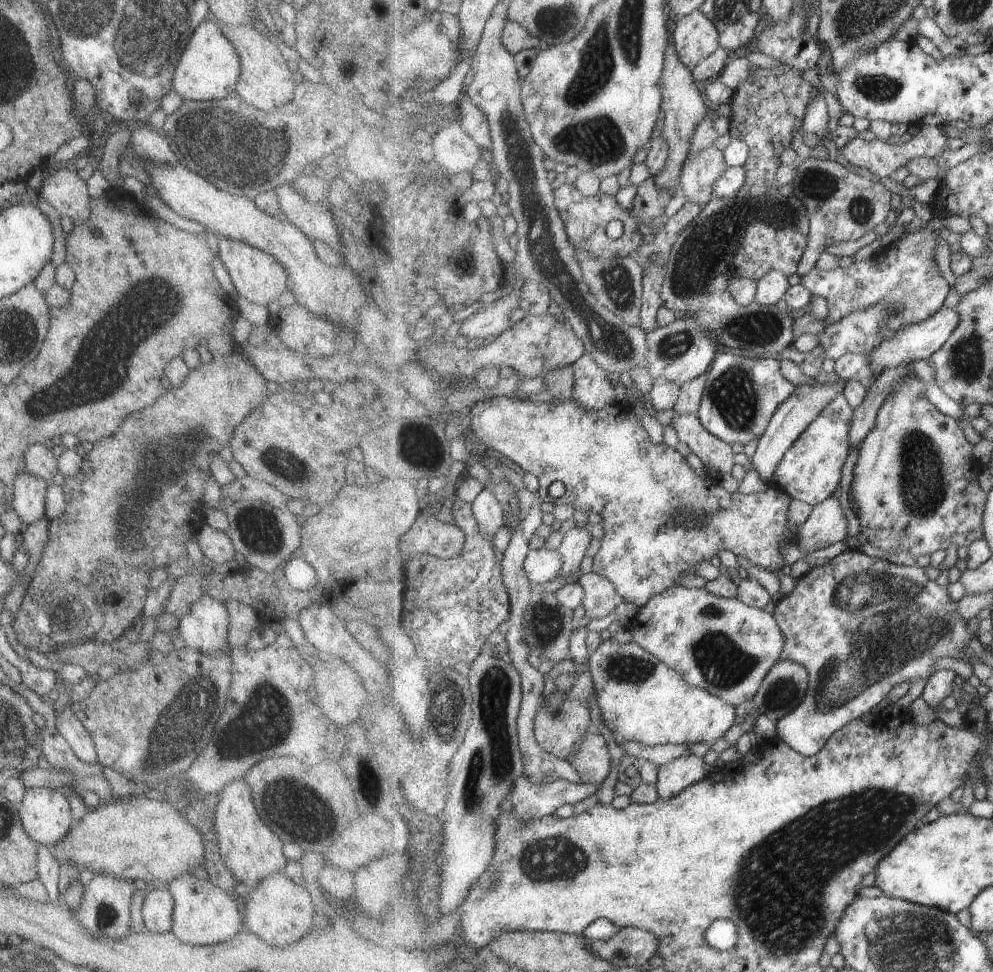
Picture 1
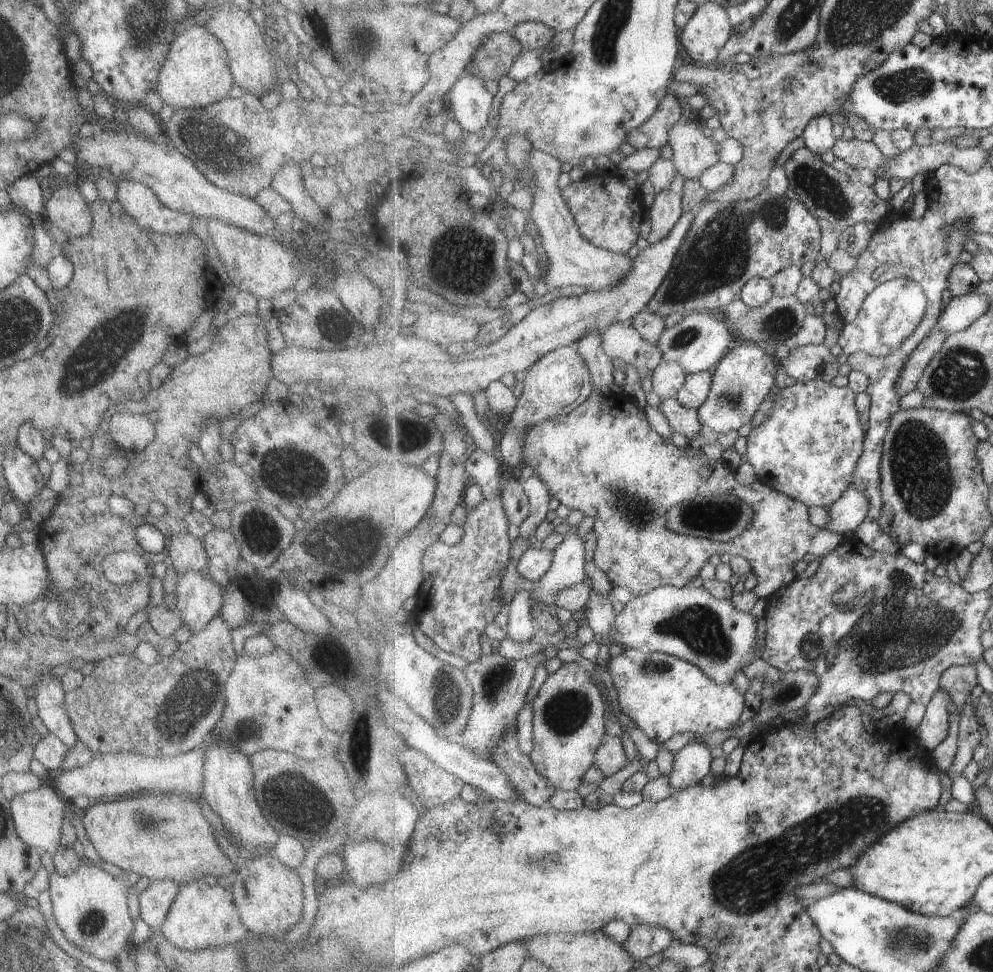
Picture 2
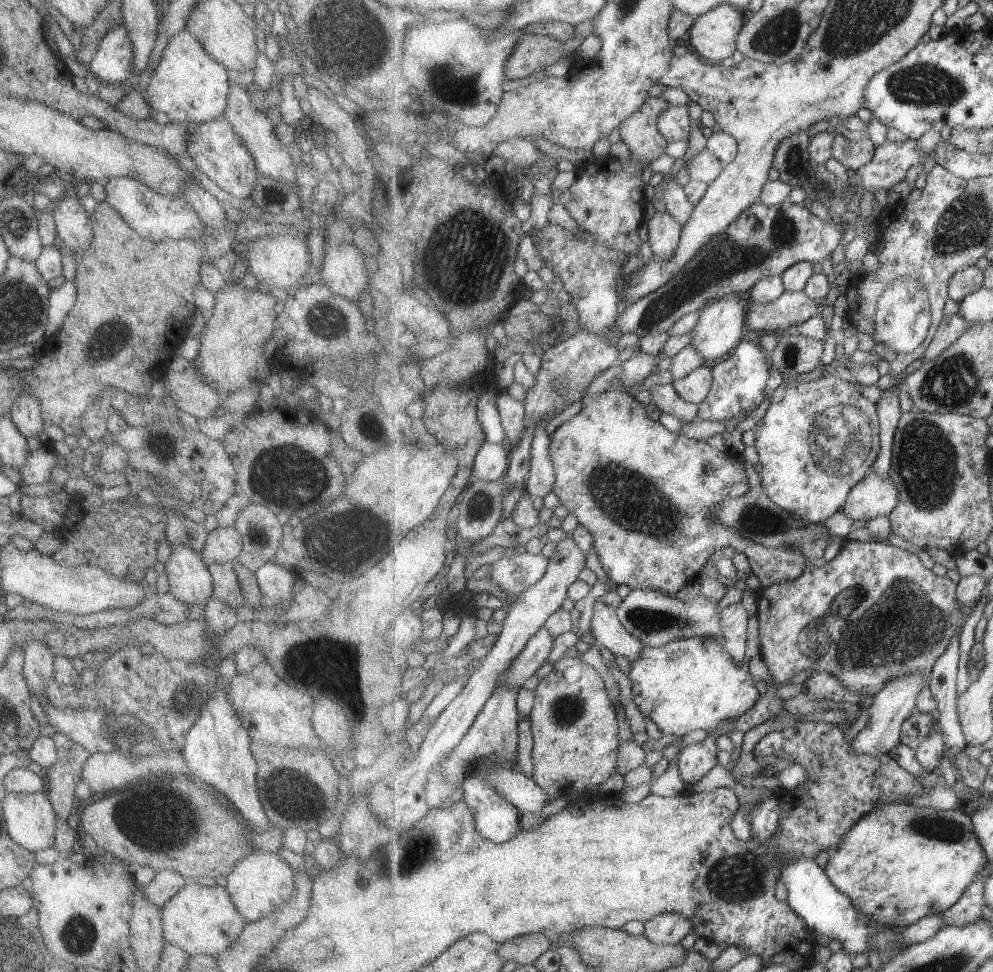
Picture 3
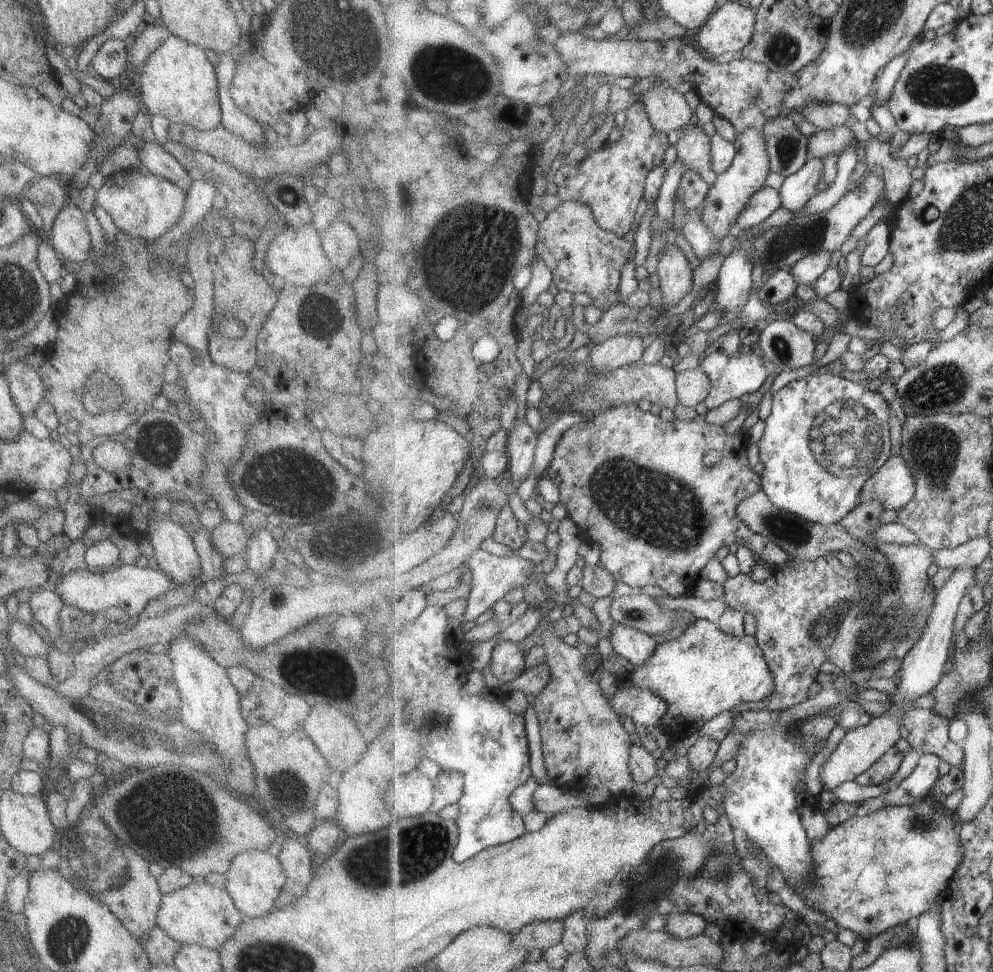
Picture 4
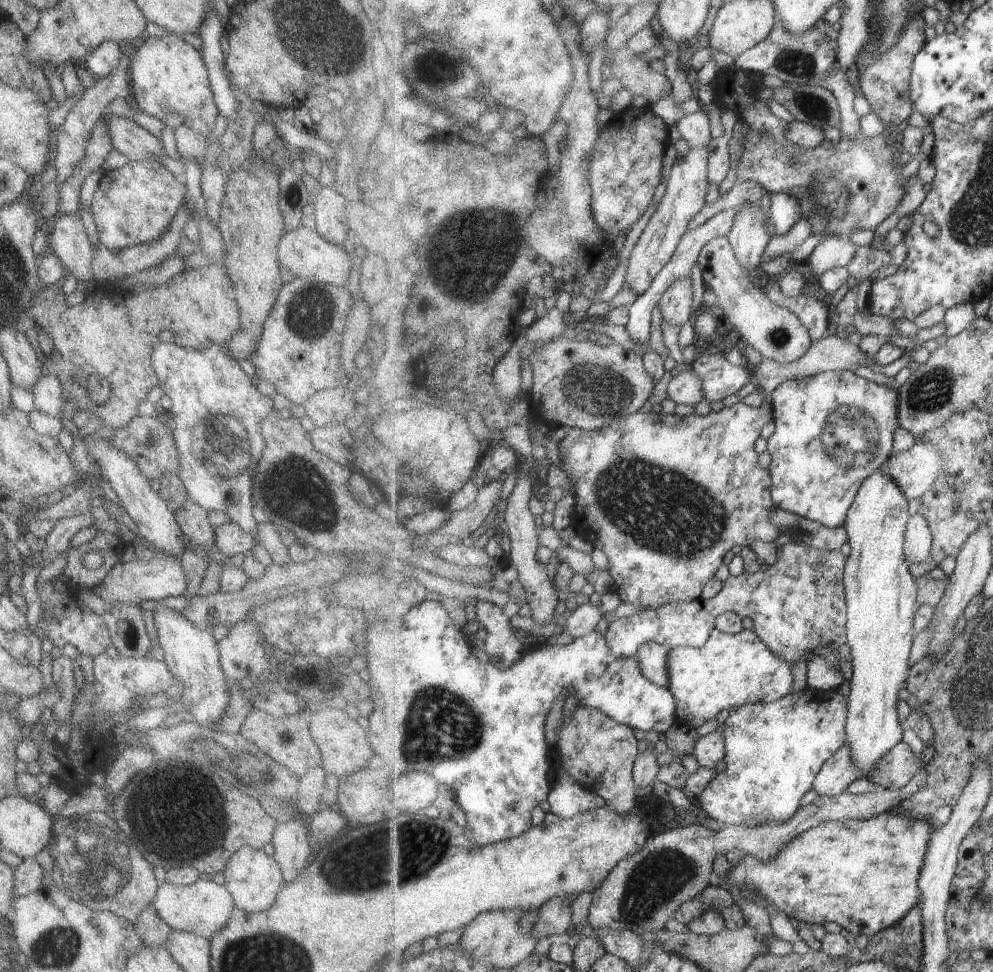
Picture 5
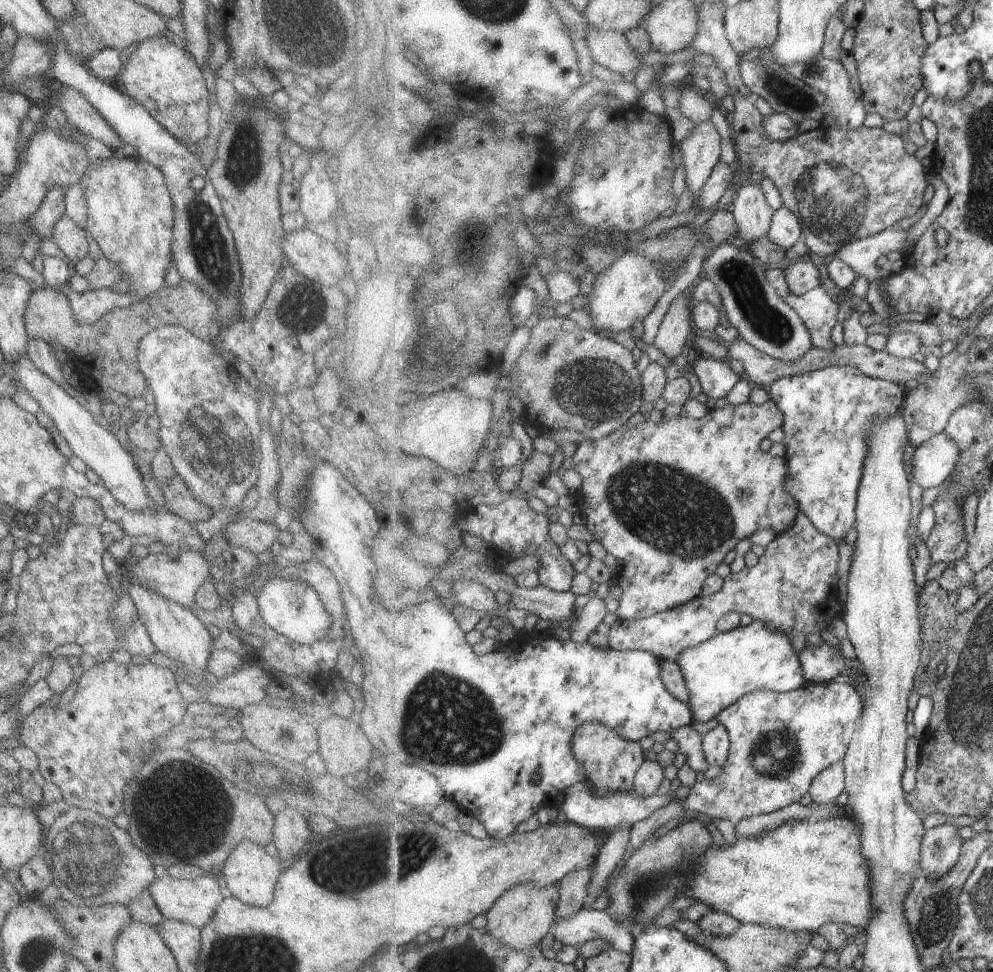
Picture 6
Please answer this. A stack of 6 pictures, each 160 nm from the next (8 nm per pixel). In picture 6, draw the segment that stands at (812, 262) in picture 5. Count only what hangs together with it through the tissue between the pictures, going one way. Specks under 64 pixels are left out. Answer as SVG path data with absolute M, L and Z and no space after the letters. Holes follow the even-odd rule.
M889 227L875 236L865 237L845 245L830 259L845 261L858 276L863 276L871 283L891 275L888 269L877 267L875 262L895 250L906 257L905 248L907 248L907 232Z

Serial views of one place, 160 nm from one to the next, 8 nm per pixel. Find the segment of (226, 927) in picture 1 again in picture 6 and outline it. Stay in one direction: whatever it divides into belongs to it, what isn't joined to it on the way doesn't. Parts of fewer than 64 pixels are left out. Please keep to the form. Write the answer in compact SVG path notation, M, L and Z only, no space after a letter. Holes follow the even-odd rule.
M166 874L160 878L155 878L147 889L152 901L165 919L187 923L198 929L207 924L215 907L226 895L223 890L219 889L219 884L215 879L208 874L198 876L193 880L174 879Z

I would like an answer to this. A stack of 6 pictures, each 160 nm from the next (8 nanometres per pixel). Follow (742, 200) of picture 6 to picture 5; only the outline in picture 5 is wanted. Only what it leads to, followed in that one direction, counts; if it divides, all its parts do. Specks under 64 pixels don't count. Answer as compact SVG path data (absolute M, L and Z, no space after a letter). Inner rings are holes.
M747 201L736 214L733 228L728 234L739 264L750 273L759 273L763 267L763 253L772 237L765 226L765 216L758 202Z

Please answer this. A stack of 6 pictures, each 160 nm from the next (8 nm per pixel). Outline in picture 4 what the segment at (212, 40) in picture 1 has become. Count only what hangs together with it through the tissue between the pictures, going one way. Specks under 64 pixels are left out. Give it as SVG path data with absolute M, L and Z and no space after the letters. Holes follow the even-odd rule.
M169 35L155 47L137 70L139 81L139 102L147 115L158 114L170 123L187 125L200 131L208 131L219 127L220 104L217 94L217 81L214 66L207 61L202 48L185 42L182 38Z

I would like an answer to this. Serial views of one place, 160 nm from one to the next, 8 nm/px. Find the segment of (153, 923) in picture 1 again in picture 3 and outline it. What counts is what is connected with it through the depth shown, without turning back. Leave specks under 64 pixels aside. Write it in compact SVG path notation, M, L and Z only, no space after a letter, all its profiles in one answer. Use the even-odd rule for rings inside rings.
M163 869L154 874L141 892L155 908L160 909L186 882L189 880L174 870Z

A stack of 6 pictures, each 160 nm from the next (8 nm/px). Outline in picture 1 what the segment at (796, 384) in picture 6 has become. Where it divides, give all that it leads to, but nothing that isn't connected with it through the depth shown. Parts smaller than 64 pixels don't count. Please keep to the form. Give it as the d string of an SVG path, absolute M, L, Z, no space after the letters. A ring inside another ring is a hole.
M844 393L831 401L827 408L809 425L785 453L781 466L773 478L773 486L785 491L791 498L816 507L839 490L843 466L850 451L850 428L854 408Z

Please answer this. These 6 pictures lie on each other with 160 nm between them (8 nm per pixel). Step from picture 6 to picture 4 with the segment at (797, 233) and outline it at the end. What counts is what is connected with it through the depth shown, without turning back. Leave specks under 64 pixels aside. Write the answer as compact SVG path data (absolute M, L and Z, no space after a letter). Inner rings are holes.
M811 156L795 174L784 179L779 189L782 207L797 214L817 193L819 182L822 181L825 162L819 157Z

